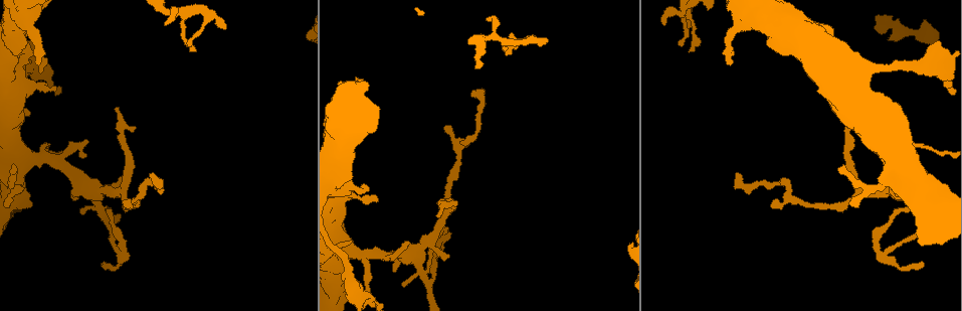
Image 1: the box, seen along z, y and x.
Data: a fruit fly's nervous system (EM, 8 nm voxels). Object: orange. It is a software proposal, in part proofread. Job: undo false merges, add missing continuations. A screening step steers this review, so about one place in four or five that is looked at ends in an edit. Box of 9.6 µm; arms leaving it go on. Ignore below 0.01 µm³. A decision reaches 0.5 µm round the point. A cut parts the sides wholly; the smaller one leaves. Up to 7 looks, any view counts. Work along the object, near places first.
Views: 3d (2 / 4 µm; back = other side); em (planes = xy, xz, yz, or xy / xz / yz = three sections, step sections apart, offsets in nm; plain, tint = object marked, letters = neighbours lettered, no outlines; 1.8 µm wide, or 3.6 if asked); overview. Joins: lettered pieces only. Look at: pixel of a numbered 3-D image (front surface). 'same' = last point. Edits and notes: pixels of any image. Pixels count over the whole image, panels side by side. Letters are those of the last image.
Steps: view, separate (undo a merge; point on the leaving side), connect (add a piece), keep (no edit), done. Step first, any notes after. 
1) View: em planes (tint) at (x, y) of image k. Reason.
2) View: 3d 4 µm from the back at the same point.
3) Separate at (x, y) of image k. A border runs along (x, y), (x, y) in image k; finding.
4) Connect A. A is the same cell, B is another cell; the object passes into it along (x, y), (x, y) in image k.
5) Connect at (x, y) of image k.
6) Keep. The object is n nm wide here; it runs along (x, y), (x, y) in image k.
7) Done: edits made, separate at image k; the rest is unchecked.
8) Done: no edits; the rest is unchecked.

View: 3d 2 µm at (357, 195) of image 1. Sudden change in width.

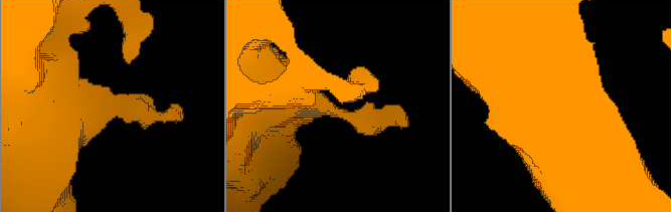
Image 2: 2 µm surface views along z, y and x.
View: em planes (tint) at (120, 109) of image 2.

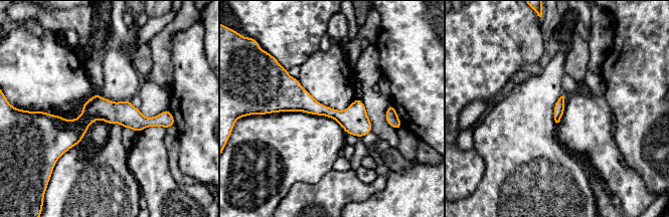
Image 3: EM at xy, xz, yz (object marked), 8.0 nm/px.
View: em planes (letters) at the same point.

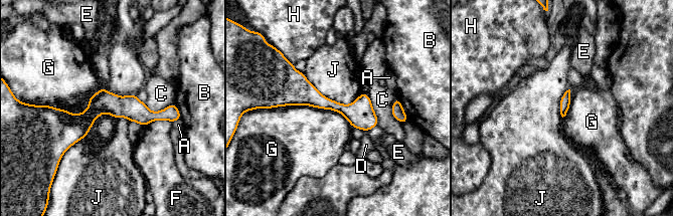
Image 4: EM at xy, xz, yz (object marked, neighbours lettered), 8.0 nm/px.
Connect A. The object is 90 nm wide here; A is the same cell, B, C, D, E, F, G, H and J are other cells; it goes on there.

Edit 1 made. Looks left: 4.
View: overview.

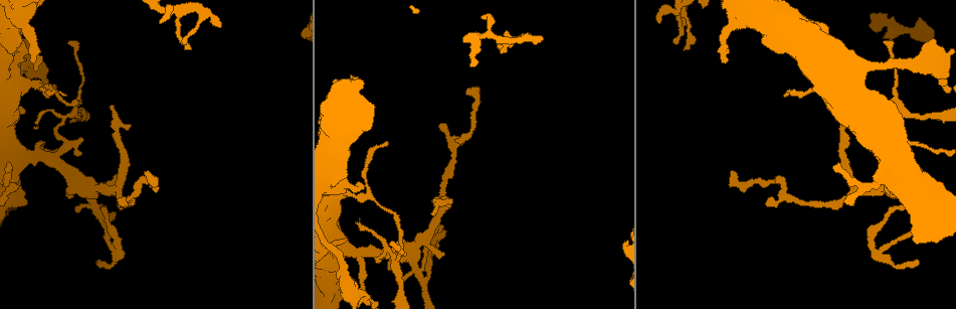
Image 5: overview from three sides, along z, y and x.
View: 3d 4 µm from the back at (95, 213) of image 5. Abrupt turn.

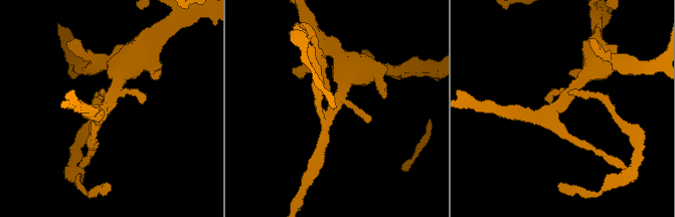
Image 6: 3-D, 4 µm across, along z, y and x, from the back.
View: em xy step 4 (tint) at (108, 103) of image 6.

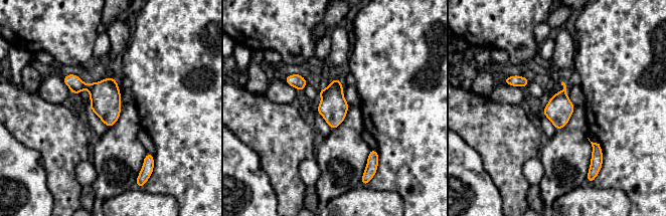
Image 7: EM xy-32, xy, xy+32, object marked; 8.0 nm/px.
View: em planes (letters) at the same point. Another direction.

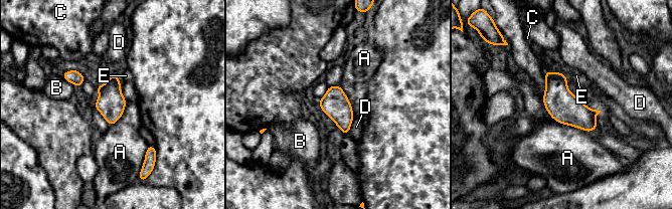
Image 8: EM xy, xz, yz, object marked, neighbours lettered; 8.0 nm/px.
Keep. A, B, C, D and E are other cells; a border runs along (552, 118), (559, 123), (590, 133) in image 8; all the same neuron.

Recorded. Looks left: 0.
Done: edits made, connect at image 4; the rest is unchecked.

